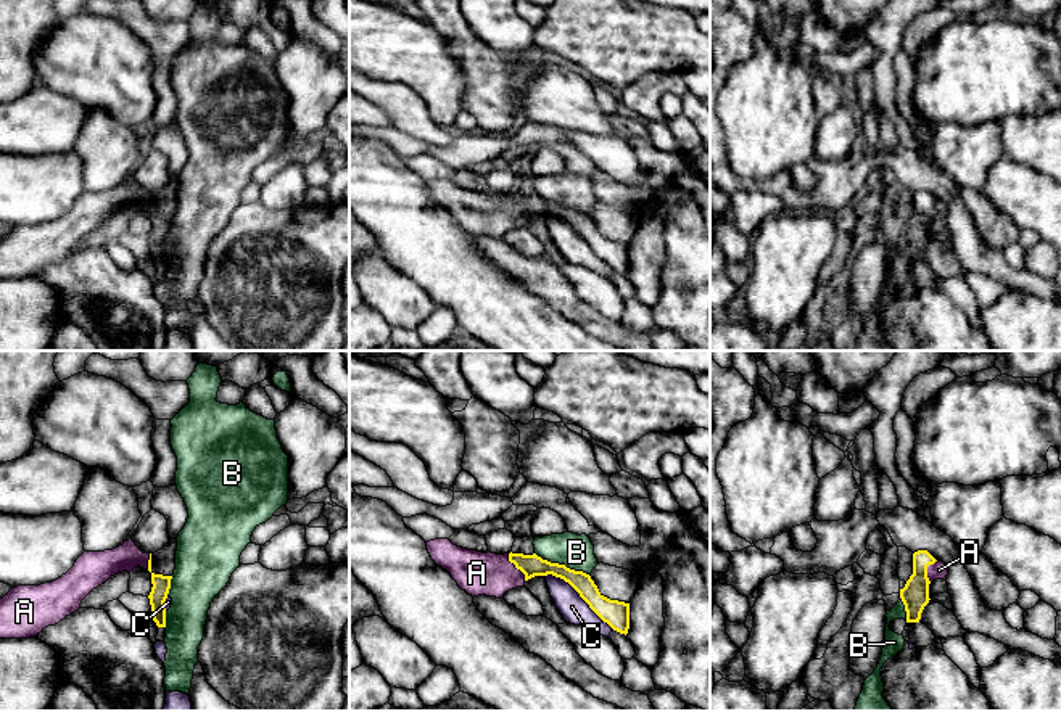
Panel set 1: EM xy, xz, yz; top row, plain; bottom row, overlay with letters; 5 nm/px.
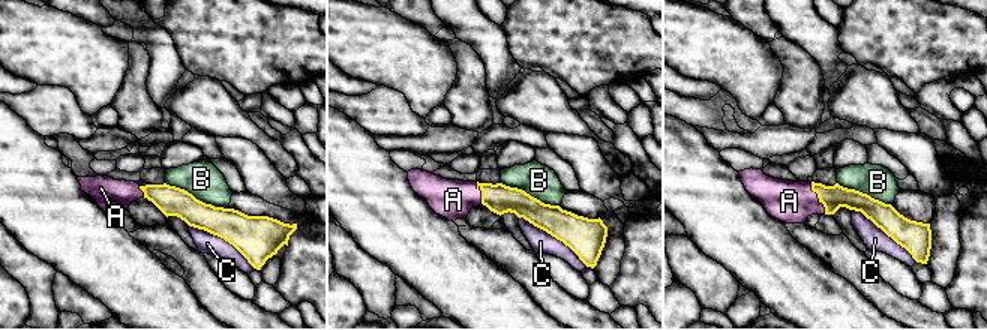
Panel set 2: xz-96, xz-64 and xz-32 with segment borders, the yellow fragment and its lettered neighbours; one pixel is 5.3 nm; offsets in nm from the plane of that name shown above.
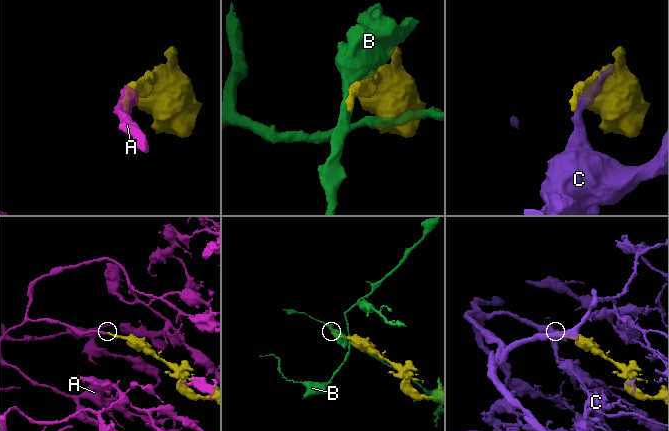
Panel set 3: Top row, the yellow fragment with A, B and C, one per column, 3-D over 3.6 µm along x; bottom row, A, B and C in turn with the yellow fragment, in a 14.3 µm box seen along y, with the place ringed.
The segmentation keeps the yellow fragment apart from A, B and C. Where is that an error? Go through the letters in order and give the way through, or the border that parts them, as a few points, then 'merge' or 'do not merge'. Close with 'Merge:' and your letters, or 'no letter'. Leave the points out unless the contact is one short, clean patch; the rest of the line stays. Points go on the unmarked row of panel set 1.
A: way xz (530, 205), (516, 206), (503, 213), (477, 213); merge
B: do not merge
C: do not merge
Merge: A

